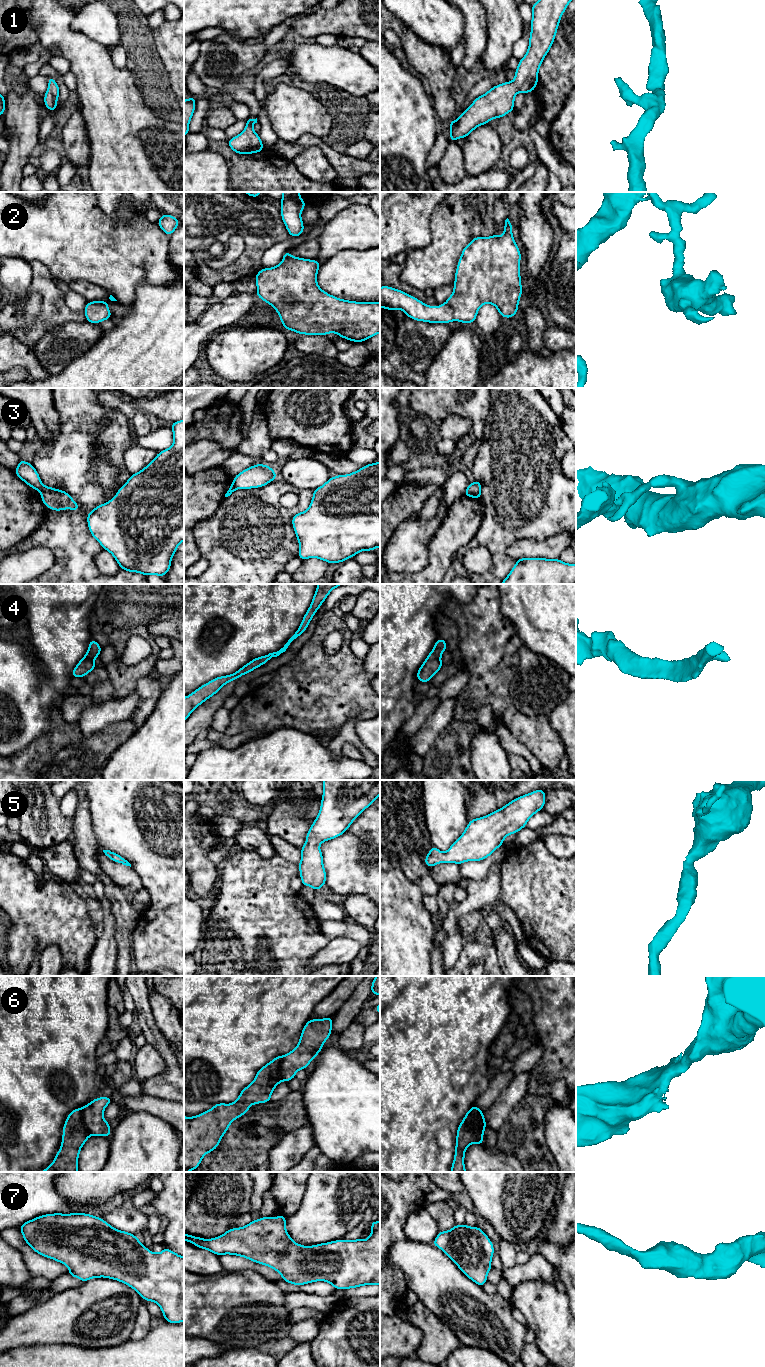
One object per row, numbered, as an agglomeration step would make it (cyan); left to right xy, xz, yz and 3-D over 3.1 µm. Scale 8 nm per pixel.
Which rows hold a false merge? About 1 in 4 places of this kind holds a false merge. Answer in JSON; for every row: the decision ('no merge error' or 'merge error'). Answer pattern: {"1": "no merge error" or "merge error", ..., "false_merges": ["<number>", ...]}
{"1": "no merge error", "2": "no merge error", "3": "merge error", "4": "no merge error", "5": "no merge error", "6": "merge error", "7": "no merge error", "false_merges": ["3", "6"]}

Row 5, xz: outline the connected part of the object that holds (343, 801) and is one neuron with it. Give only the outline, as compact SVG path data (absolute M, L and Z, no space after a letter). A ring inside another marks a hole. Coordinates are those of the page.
M323 780L323 796L320 811L306 835L306 843L300 848L302 857L298 864L303 886L311 886L315 891L325 885L326 871L323 865L323 855L319 845L327 840L341 836L353 821L380 795L380 780Z

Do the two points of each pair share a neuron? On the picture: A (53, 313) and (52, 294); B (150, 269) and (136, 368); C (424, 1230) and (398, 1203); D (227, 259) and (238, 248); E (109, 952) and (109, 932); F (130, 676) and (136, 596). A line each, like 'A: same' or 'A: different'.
A: same
B: different
C: different
D: same
E: same
F: same

